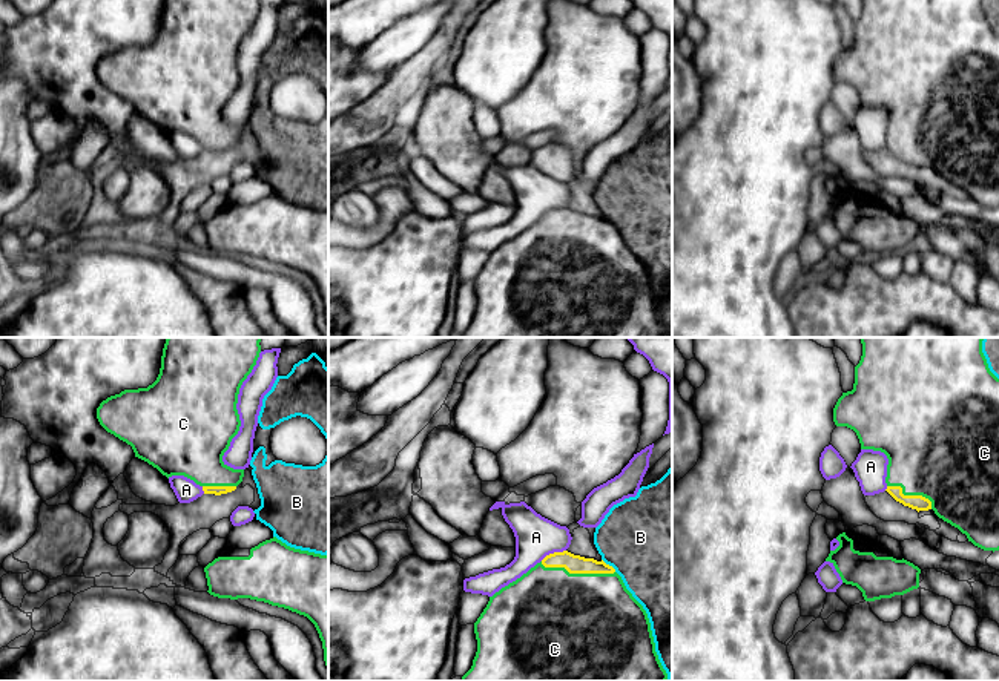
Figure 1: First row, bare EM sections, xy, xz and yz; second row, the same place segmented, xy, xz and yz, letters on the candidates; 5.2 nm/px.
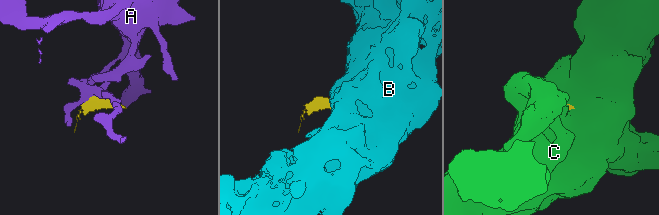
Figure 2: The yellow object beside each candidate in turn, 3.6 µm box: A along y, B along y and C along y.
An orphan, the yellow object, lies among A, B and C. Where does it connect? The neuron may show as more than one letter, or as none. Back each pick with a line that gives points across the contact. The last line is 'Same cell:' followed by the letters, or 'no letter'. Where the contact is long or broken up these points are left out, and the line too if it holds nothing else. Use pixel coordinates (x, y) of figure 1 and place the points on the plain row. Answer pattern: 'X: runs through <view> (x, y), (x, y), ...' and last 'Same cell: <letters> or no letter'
Same cell: C

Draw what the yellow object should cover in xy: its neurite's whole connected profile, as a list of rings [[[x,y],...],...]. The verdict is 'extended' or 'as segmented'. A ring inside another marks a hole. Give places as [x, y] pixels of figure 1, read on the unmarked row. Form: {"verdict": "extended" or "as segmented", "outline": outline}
{"verdict": "extended", "outline": [[[164,0],[157,37],[147,44],[124,46],[110,52],[97,64],[100,81],[132,103],[135,114],[157,124],[167,135],[184,132],[199,141],[204,150],[227,150],[242,138],[244,126],[223,118],[241,77],[236,66],[242,38],[252,29],[261,9],[259,0]]]}

